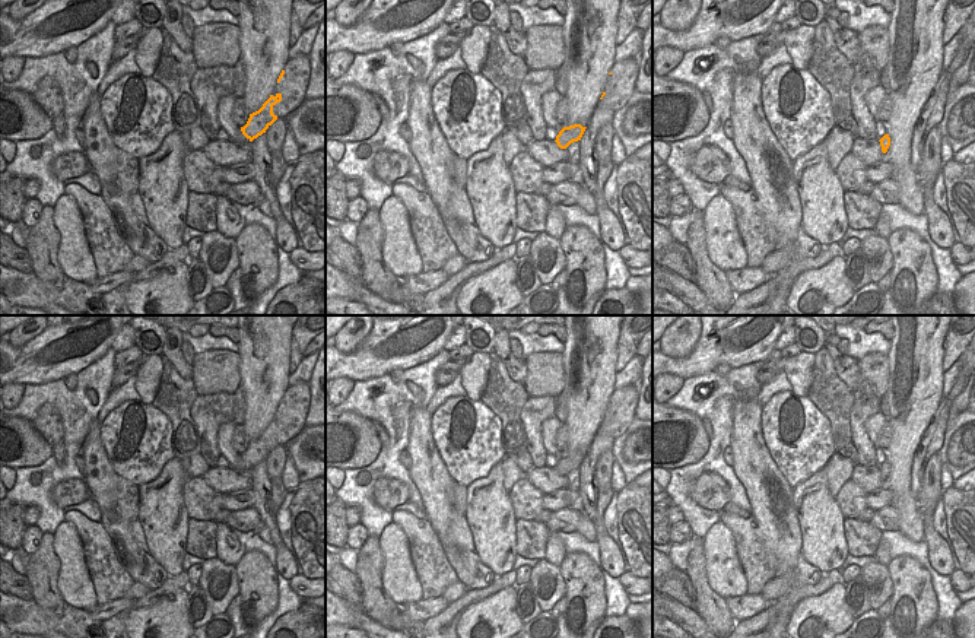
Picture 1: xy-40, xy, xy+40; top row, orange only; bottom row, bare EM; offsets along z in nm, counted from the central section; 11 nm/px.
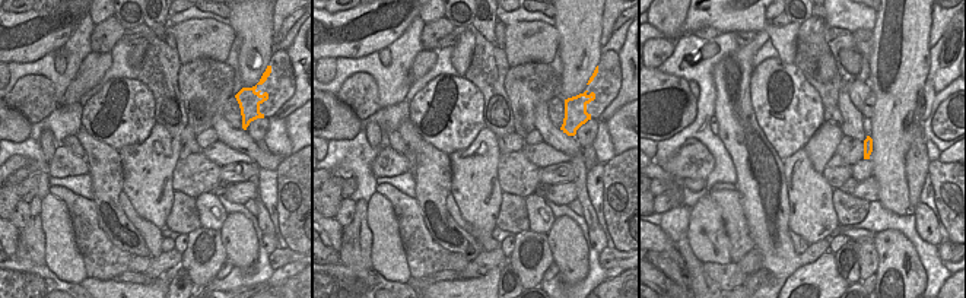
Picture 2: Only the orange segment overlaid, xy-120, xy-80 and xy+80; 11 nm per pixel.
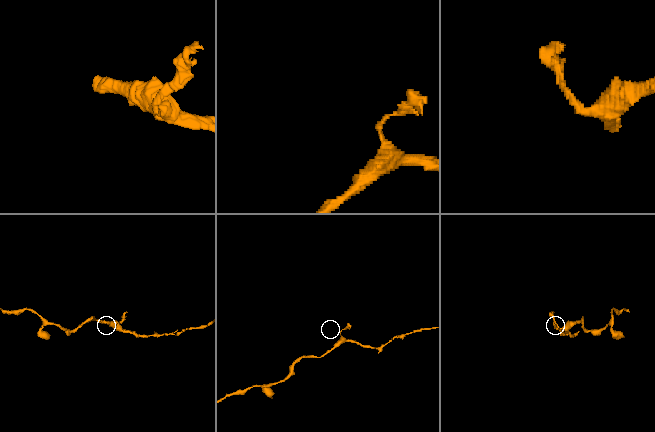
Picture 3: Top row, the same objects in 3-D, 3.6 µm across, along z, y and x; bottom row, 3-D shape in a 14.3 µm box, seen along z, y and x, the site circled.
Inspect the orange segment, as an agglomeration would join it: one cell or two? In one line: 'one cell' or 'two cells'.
one cell

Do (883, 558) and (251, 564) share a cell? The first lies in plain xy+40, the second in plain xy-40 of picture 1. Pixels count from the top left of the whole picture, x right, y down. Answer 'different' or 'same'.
different

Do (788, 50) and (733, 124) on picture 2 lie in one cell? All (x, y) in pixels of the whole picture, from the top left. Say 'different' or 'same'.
different

